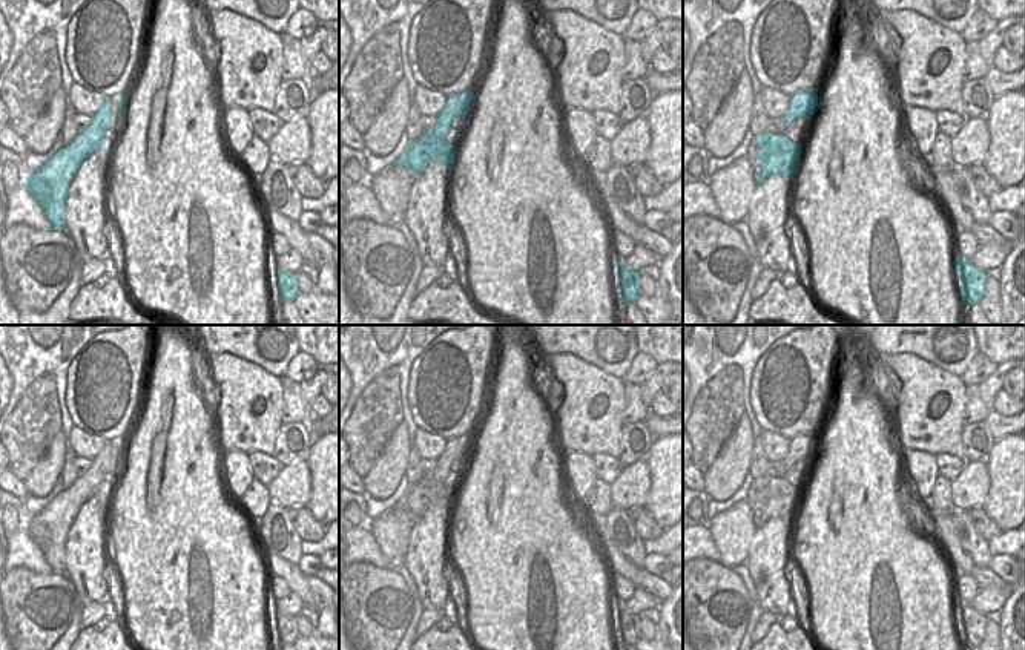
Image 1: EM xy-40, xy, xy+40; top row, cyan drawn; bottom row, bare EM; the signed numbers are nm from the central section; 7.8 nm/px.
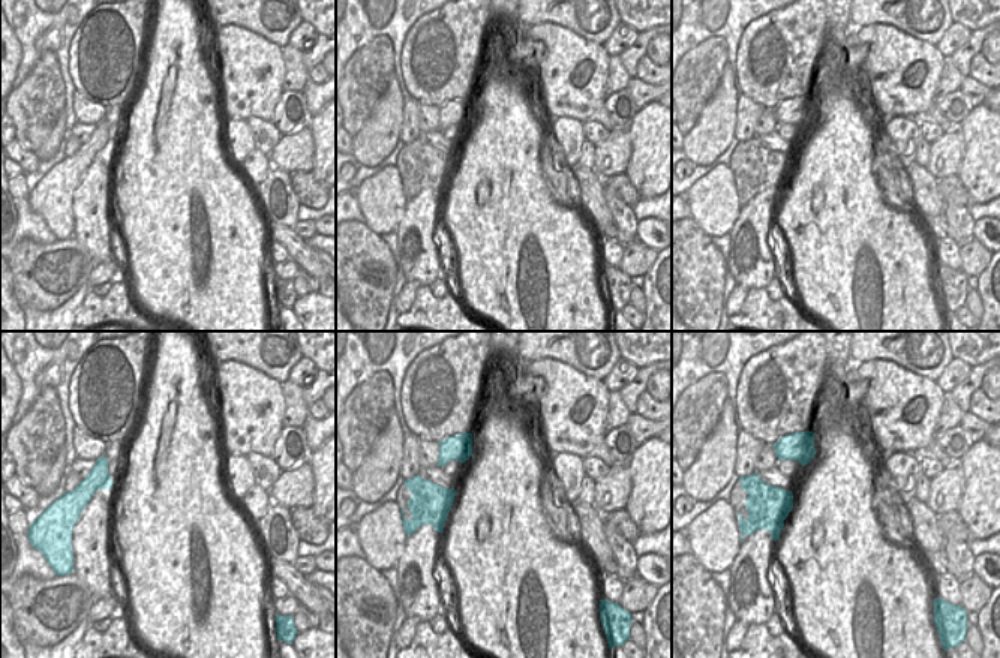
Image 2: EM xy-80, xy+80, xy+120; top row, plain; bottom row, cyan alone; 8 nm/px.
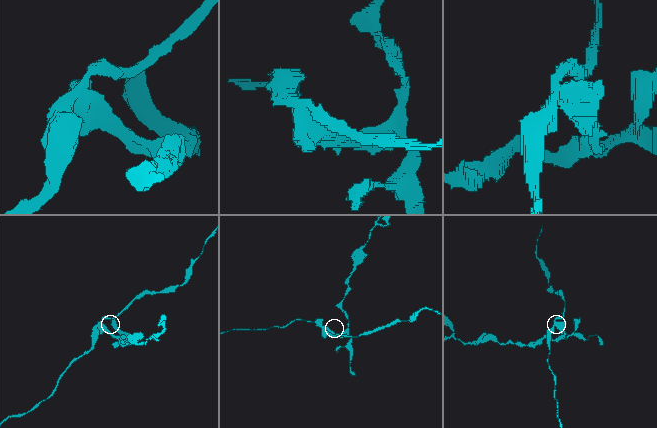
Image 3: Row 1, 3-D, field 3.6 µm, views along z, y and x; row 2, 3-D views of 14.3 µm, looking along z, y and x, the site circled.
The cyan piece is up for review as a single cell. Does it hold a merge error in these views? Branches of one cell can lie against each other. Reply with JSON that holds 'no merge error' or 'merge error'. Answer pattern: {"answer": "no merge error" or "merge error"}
{"answer": "merge error"}

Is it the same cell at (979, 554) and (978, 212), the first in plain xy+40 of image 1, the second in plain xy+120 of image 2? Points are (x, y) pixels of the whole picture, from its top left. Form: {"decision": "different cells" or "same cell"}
{"decision": "different cells"}

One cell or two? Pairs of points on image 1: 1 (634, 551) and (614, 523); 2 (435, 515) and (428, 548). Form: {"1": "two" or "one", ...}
{"1": "one", "2": "one"}

